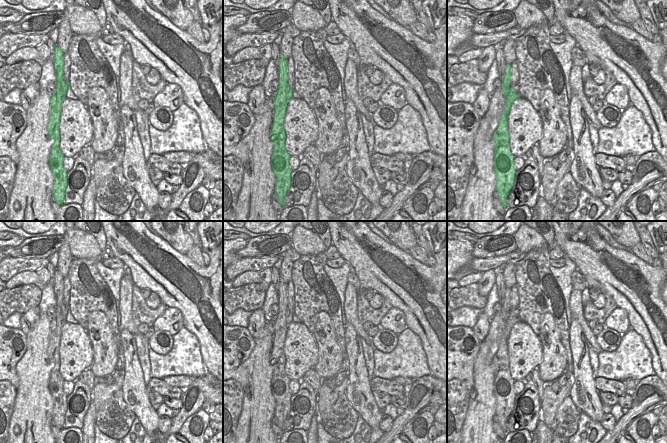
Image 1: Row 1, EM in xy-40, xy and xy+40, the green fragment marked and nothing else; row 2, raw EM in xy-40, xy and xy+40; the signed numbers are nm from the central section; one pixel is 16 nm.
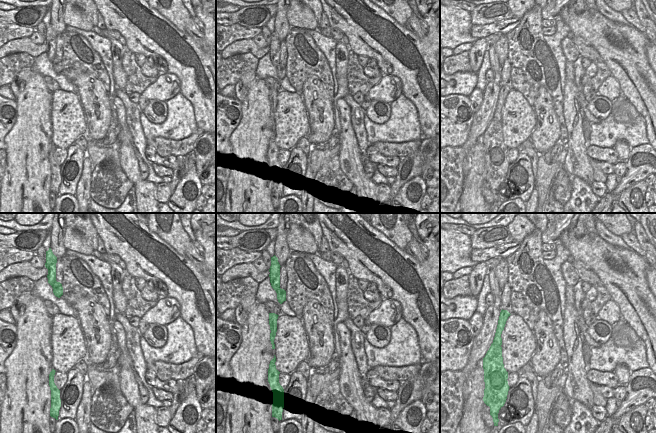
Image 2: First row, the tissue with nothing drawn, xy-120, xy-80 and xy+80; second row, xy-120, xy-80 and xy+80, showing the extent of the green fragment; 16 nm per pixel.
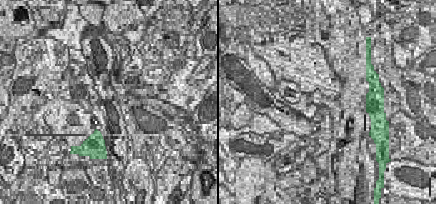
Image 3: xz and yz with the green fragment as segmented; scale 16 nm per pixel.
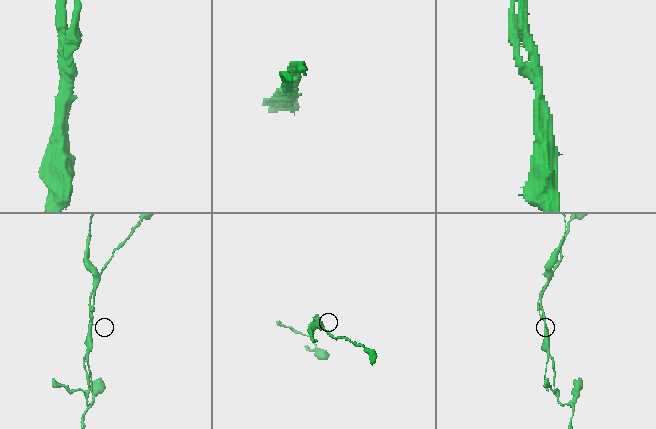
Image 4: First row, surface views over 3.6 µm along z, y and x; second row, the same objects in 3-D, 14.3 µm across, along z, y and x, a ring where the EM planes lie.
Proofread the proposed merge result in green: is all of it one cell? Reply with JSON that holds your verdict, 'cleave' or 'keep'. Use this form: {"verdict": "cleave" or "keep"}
{"verdict": "cleave"}

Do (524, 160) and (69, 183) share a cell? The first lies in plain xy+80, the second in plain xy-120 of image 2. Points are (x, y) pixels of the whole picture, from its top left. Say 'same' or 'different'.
same

